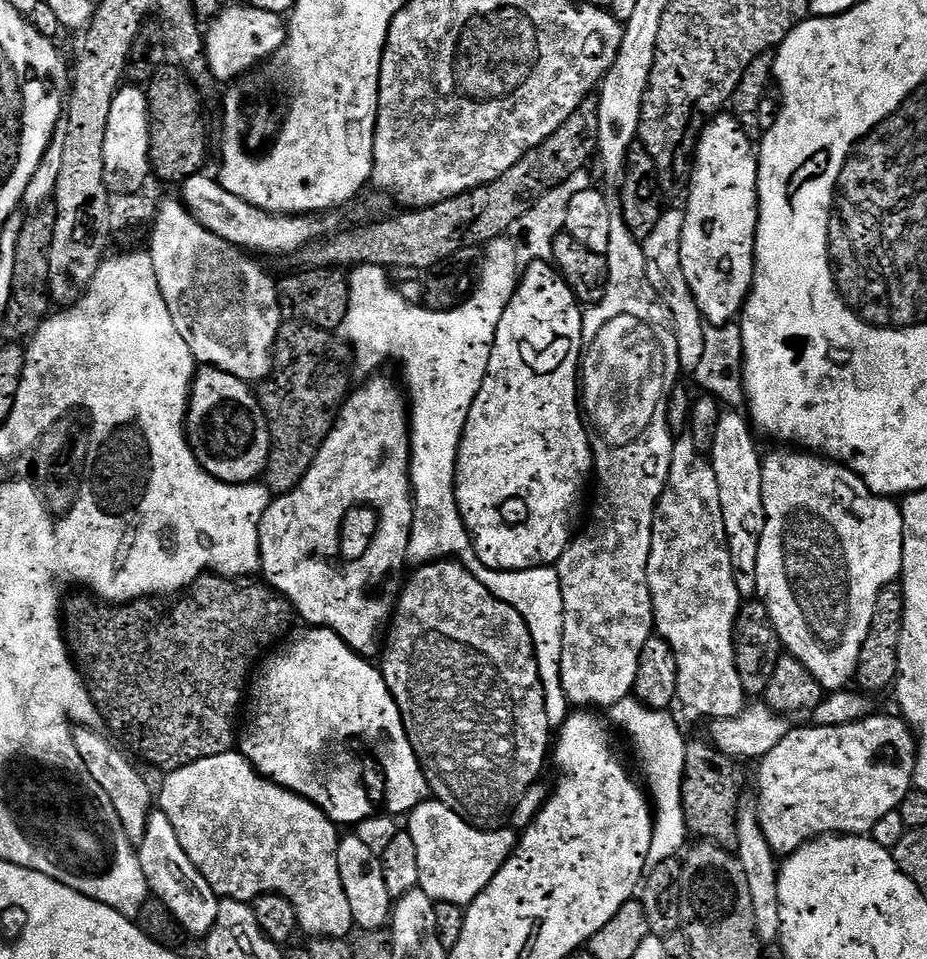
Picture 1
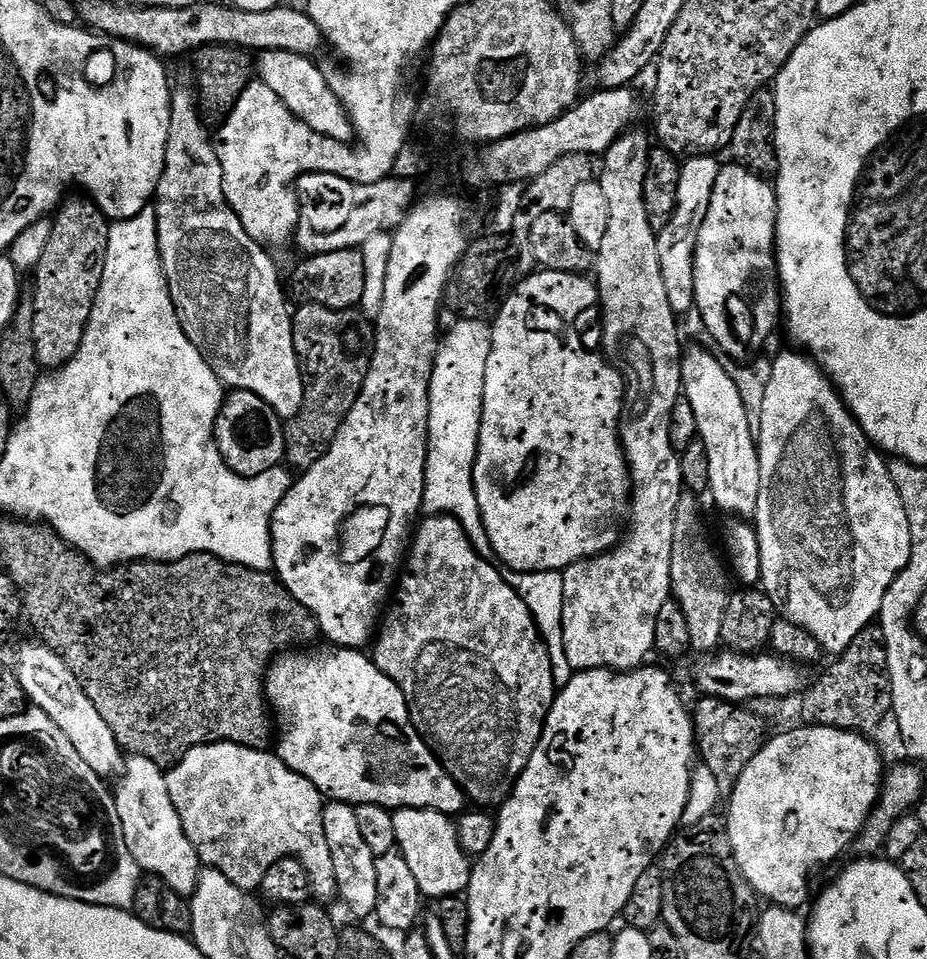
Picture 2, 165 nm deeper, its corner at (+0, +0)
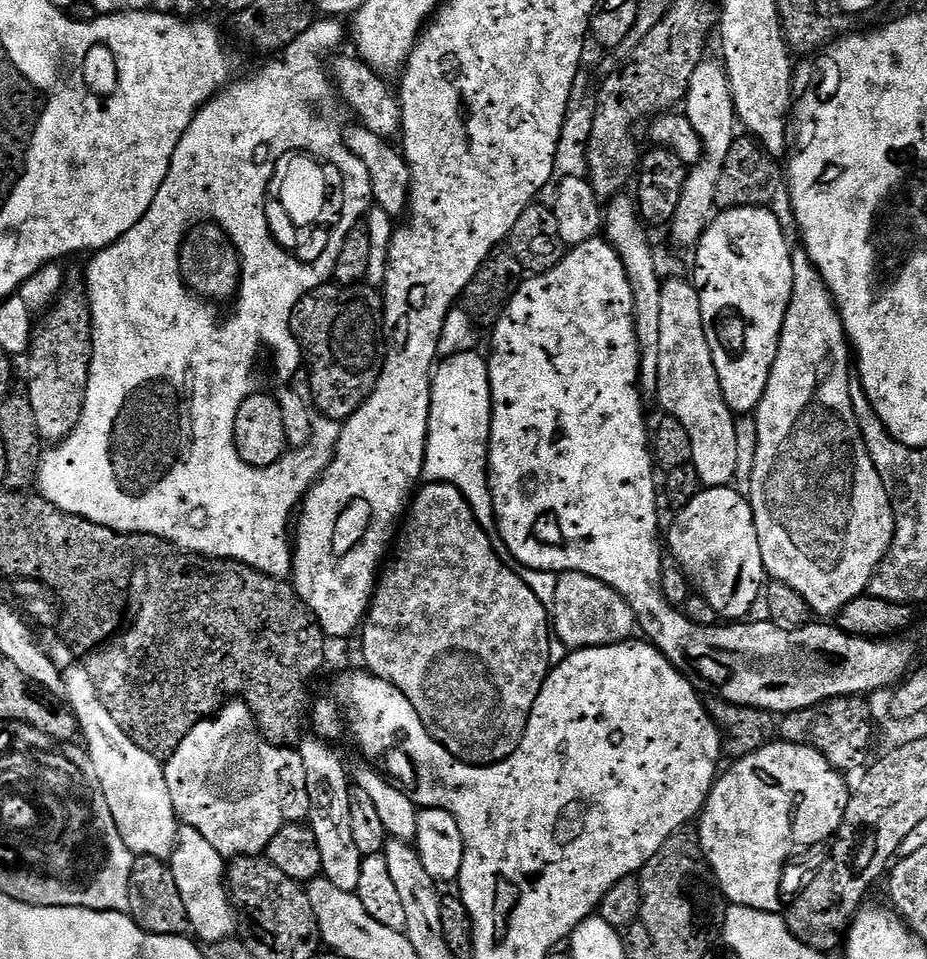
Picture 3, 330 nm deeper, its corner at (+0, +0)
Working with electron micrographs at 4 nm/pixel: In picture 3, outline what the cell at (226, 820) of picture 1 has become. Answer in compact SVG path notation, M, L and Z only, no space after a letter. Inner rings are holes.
M237 698L224 705L215 716L198 722L182 746L164 764L170 802L174 802L177 821L198 830L214 850L225 858L260 856L267 853L270 838L287 824L307 821L310 794L306 786L306 766L296 748L280 748L262 735L258 717L251 704Z

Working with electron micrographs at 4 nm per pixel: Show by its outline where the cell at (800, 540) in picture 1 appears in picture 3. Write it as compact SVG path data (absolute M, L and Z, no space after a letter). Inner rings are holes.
M793 251L792 261L794 290L790 294L790 306L786 310L786 322L782 326L782 334L778 342L778 358L774 358L774 366L770 370L770 382L766 384L766 394L762 394L762 402L754 413L758 426L758 450L754 454L754 474L747 485L746 495L751 500L754 510L754 526L758 530L758 546L762 546L765 573L772 580L782 582L792 590L798 590L798 594L806 598L806 602L817 617L832 618L847 604L854 602L854 598L868 592L868 584L874 578L878 566L884 561L892 545L896 530L896 515L892 509L890 494L870 458L870 450L866 450L866 442L862 438L858 418L854 416L854 402L850 400L850 382L854 378L853 369L850 367L850 345L848 335L844 332L840 312L836 308L836 300L807 251Z

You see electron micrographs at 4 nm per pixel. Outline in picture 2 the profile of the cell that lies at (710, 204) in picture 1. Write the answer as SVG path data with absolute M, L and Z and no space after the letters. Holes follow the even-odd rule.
M735 162L721 167L714 194L710 194L710 206L702 213L694 258L694 294L694 308L704 319L705 330L729 361L736 360L732 362L747 361L744 359L767 342L776 323L782 320L782 289L776 266L776 189L765 177Z

